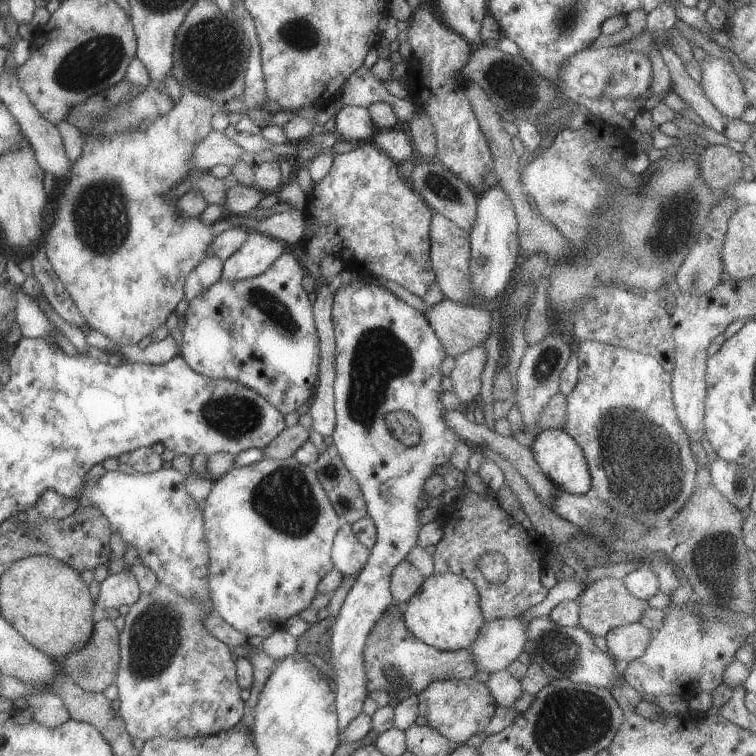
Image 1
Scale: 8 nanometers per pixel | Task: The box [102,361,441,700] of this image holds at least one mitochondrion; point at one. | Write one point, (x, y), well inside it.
(285, 498)

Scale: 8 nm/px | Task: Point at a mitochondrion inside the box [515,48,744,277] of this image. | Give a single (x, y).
(674, 228)

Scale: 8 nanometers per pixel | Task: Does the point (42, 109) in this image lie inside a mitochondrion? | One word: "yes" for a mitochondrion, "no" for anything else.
no

